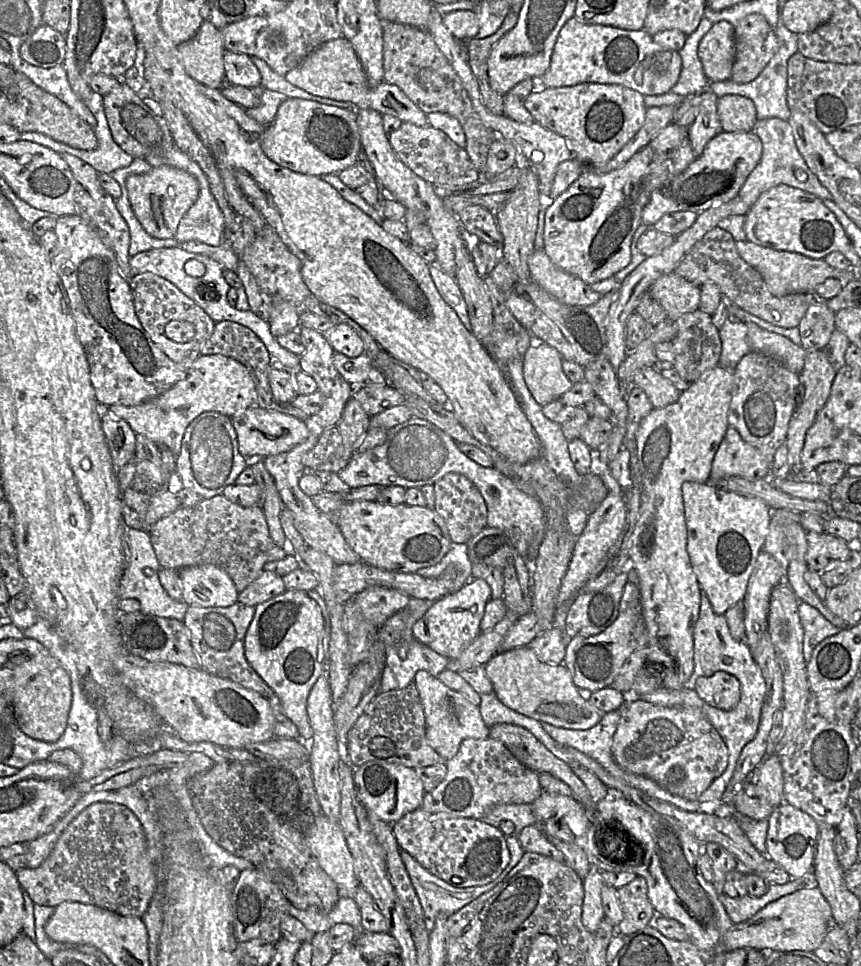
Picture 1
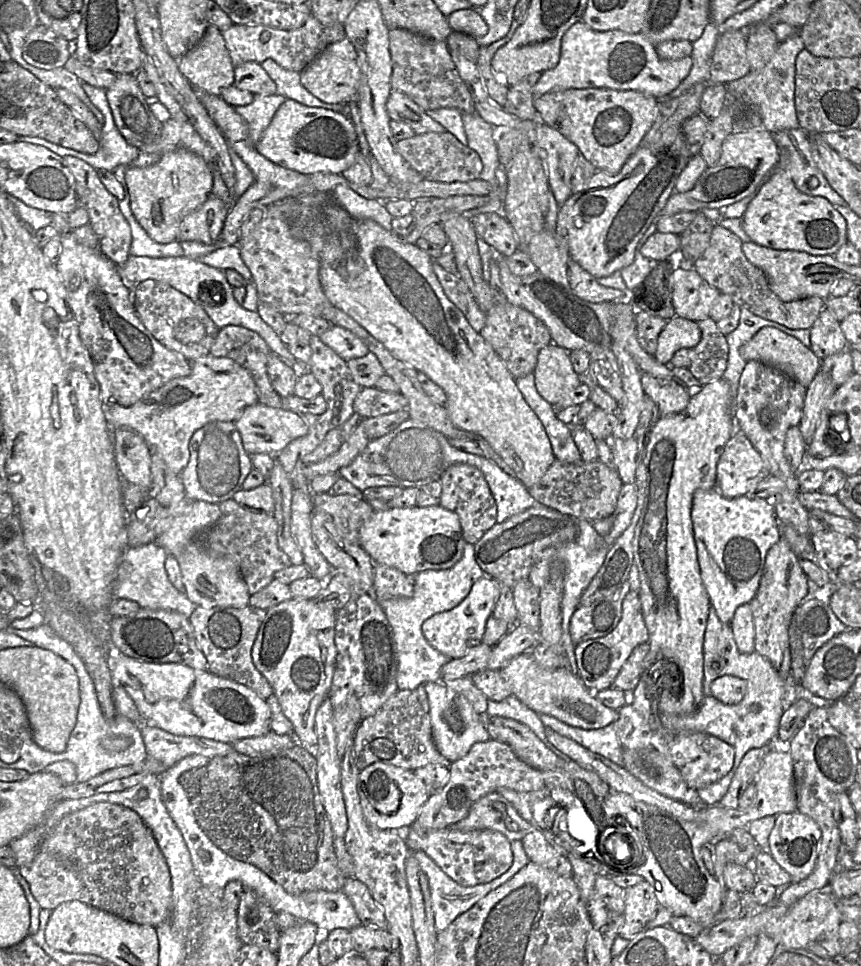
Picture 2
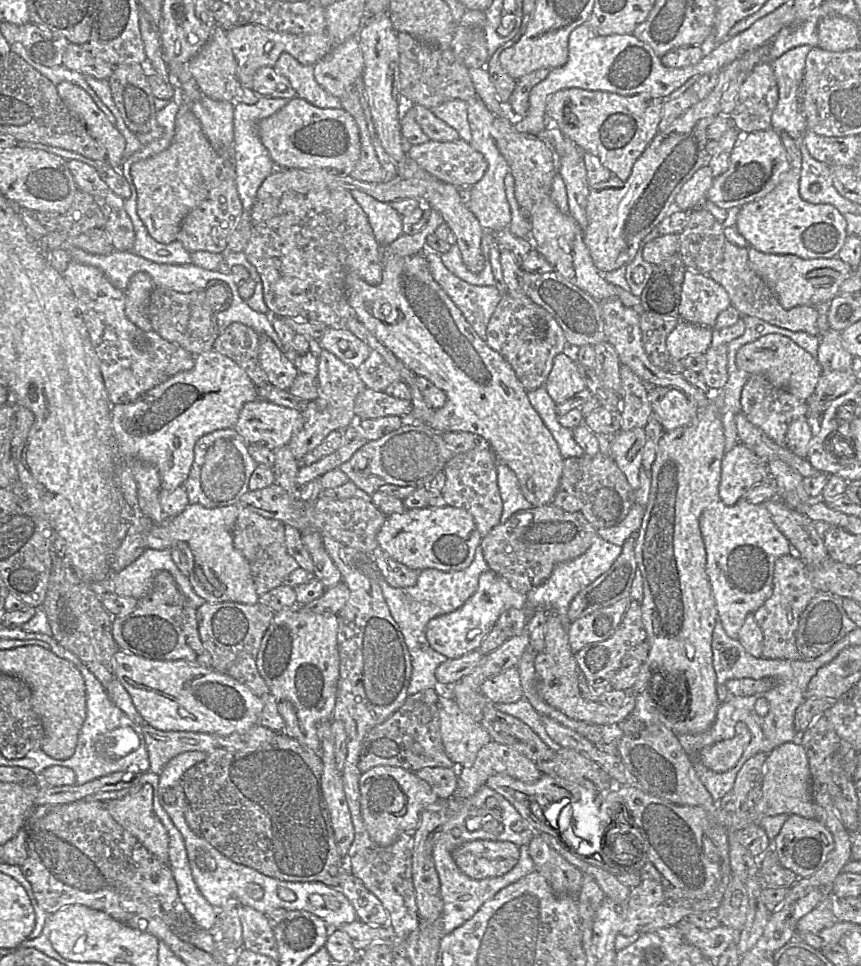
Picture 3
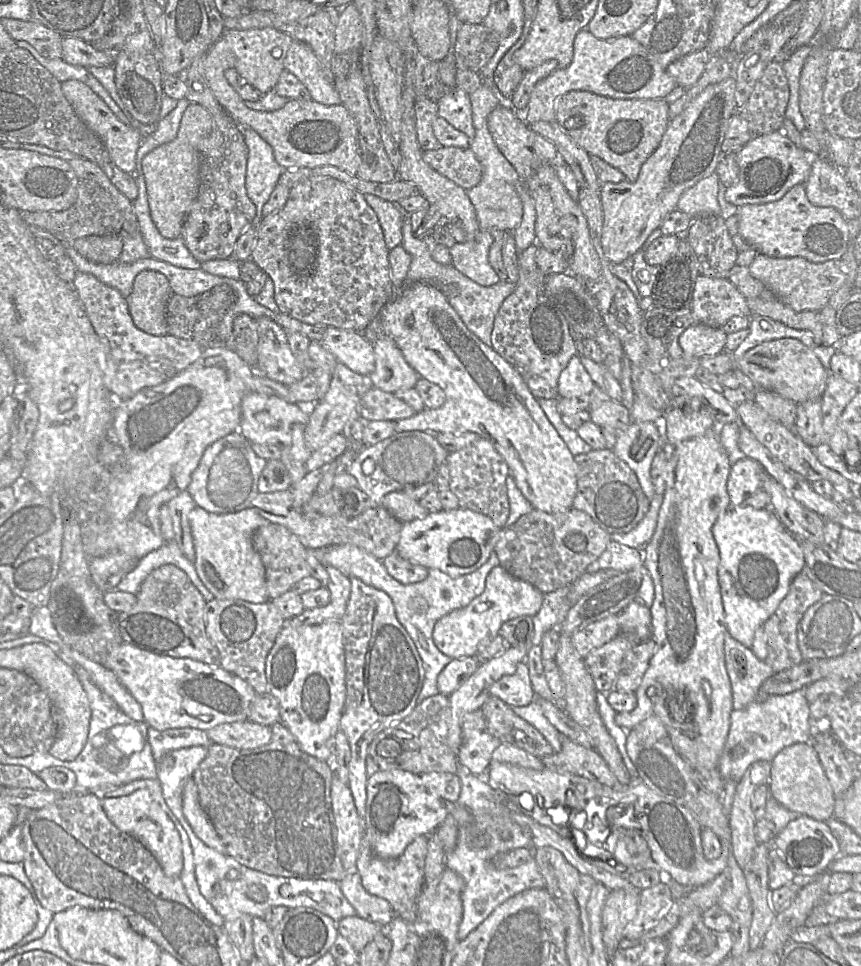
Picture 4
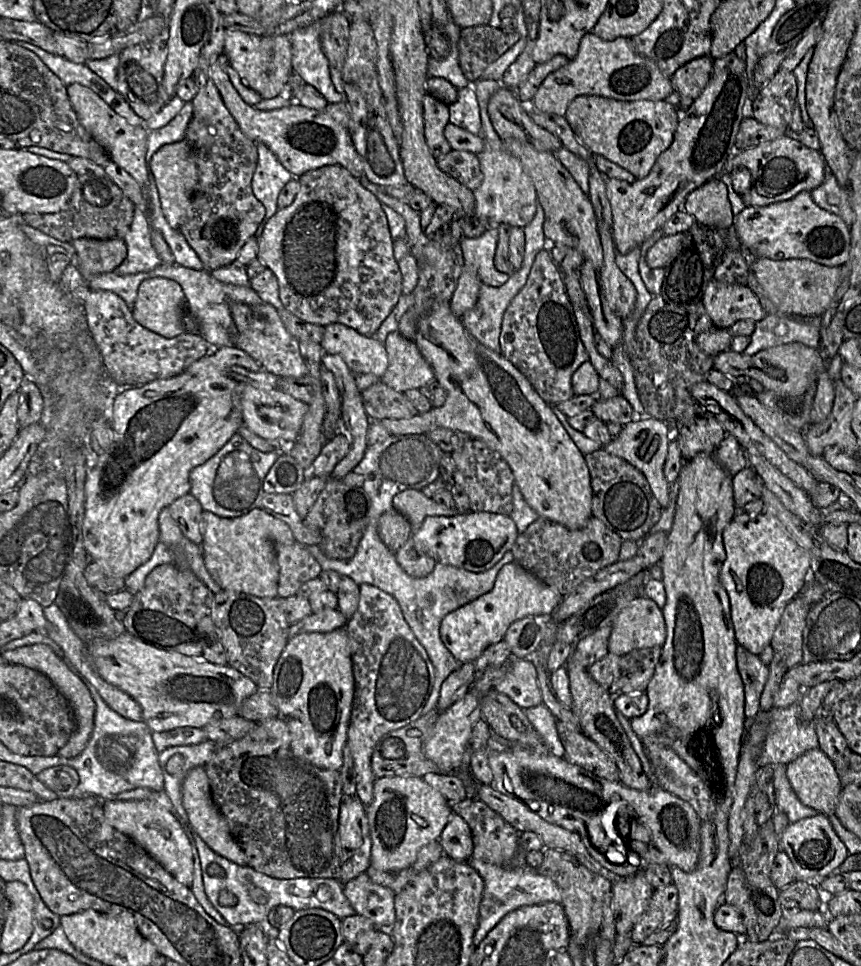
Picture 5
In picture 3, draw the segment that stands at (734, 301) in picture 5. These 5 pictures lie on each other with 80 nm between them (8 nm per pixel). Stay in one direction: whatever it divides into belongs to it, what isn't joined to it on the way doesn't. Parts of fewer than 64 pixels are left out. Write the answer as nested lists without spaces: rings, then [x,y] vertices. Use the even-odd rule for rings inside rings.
[[[686,270],[679,307],[681,320],[713,329],[718,315],[731,305],[723,286],[708,275]]]

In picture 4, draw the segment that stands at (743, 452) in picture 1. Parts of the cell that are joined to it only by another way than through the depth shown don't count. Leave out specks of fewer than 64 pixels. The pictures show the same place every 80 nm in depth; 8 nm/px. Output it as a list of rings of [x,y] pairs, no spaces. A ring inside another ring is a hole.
[[[747,457],[731,465],[727,480],[730,507],[740,505],[746,498],[762,488],[763,473],[761,466]]]

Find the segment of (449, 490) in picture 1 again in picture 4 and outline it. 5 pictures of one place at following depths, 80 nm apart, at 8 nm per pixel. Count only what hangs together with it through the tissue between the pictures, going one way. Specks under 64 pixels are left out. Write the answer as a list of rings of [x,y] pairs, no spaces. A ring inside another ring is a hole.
[[[479,438],[471,445],[449,453],[445,464],[450,474],[449,490],[457,496],[459,507],[490,517],[498,528],[505,527],[510,513],[506,487],[506,478],[510,475],[510,470],[493,445],[485,438]]]

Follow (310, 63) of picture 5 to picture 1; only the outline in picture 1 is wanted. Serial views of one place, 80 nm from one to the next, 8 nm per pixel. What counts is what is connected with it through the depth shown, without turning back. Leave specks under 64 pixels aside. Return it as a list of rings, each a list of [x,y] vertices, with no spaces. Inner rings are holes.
[[[251,57],[251,60],[261,74],[261,87],[263,88],[284,94],[289,98],[300,98],[314,101],[321,104],[347,109],[357,113],[359,111],[359,108],[351,102],[337,101],[310,94],[289,83],[284,76],[274,72],[265,61],[256,57]]]

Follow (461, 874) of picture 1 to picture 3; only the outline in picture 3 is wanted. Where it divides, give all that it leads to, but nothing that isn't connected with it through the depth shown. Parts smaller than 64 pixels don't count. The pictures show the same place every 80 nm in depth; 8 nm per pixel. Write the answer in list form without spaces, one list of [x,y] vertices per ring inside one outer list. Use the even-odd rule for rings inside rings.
[[[473,840],[454,849],[452,857],[464,874],[481,880],[509,872],[517,864],[520,850],[509,841]]]

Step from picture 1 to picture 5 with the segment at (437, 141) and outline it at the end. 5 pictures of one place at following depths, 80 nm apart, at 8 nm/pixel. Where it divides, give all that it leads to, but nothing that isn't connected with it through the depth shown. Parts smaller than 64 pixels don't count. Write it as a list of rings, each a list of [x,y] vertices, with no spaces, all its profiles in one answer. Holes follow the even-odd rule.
[[[452,149],[436,158],[438,167],[458,182],[474,191],[483,181],[483,173],[476,154]]]

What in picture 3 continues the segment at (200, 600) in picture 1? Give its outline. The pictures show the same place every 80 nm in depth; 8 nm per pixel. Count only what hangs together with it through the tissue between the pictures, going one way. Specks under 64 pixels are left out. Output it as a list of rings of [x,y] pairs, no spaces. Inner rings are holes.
[[[189,504],[178,516],[154,523],[146,537],[147,549],[165,550],[177,548],[183,551],[189,560],[189,581],[194,592],[208,603],[237,602],[253,605],[258,602],[259,595],[251,575],[247,560],[234,548],[232,528],[239,509],[235,505],[207,508],[201,504]]]

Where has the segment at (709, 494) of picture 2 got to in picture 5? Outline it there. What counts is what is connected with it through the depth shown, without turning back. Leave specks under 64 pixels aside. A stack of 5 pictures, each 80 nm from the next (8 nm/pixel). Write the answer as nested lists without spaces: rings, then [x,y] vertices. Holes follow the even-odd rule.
[[[765,513],[755,517],[733,517],[722,538],[726,558],[719,578],[729,597],[735,639],[759,656],[770,645],[785,606],[808,582],[810,557],[772,516]]]

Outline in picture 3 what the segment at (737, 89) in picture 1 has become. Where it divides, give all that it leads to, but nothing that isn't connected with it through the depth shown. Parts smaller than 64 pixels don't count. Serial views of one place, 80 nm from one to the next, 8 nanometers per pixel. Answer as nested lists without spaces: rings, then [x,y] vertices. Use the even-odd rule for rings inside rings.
[[[801,45],[785,52],[770,62],[777,81],[779,98],[771,116],[771,128],[801,140],[807,129],[800,111],[799,86],[802,81],[810,45]]]

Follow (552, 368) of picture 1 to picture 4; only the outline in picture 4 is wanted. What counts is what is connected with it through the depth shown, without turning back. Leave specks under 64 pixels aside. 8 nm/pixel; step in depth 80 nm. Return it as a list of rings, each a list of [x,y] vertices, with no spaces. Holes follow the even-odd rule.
[[[574,356],[561,372],[558,379],[558,397],[573,398],[590,394],[595,384],[580,361],[579,356]]]

